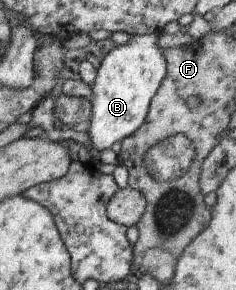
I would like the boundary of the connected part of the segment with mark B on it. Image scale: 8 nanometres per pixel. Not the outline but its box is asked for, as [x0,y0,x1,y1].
[87,35,166,155]

